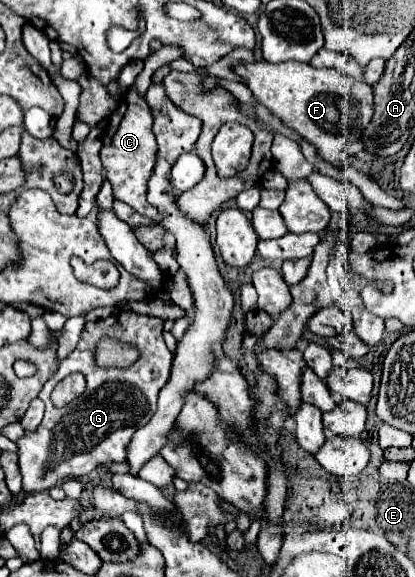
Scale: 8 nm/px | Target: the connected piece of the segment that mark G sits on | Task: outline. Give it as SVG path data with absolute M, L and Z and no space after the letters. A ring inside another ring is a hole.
M115 313L107 319L89 321L83 327L81 341L73 353L69 353L59 371L43 385L39 399L45 403L45 417L35 433L27 433L17 441L19 445L19 467L23 475L25 493L49 491L65 477L89 475L103 463L121 463L127 457L127 443L133 433L143 427L157 407L157 395L165 387L171 371L173 355L163 339L163 319L143 317L137 313ZM101 337L115 337L127 343L135 343L139 351L145 351L139 363L129 369L95 369L93 351ZM81 373L87 381L83 395L73 401L73 407L55 409L49 395L53 387L67 375ZM57 425L57 439L55 439Z

